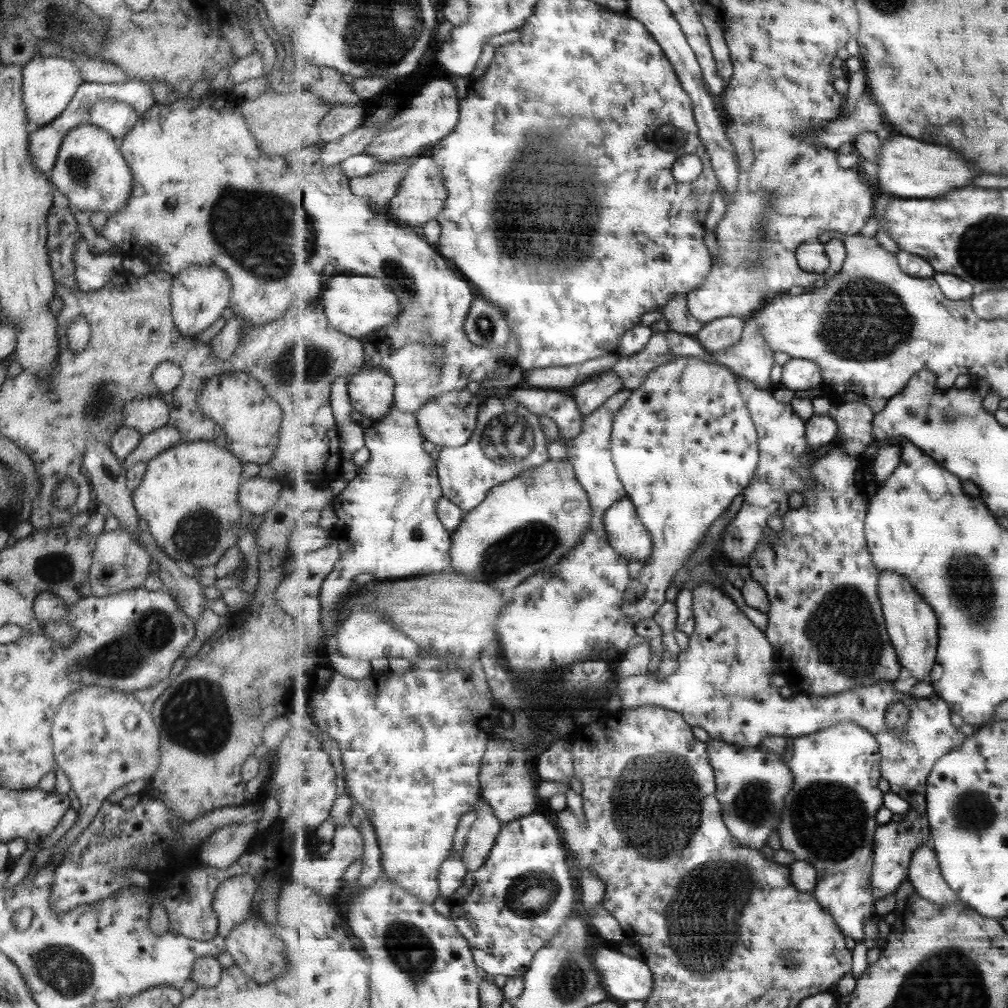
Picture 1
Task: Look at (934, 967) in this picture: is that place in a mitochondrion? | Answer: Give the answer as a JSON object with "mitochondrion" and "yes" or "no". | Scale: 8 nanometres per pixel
{"mitochondrion":"yes"}

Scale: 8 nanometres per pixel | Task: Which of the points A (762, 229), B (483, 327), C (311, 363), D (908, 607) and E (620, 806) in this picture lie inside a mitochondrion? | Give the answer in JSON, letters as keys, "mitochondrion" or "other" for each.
{"A":"mitochondrion","B":"mitochondrion","C":"mitochondrion","D":"other","E":"other"}

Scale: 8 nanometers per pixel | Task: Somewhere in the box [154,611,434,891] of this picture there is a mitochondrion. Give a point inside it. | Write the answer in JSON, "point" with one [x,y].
{"point":[195,715]}

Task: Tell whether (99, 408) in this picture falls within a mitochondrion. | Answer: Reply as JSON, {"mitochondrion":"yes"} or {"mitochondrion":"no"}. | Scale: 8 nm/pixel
{"mitochondrion":"yes"}

